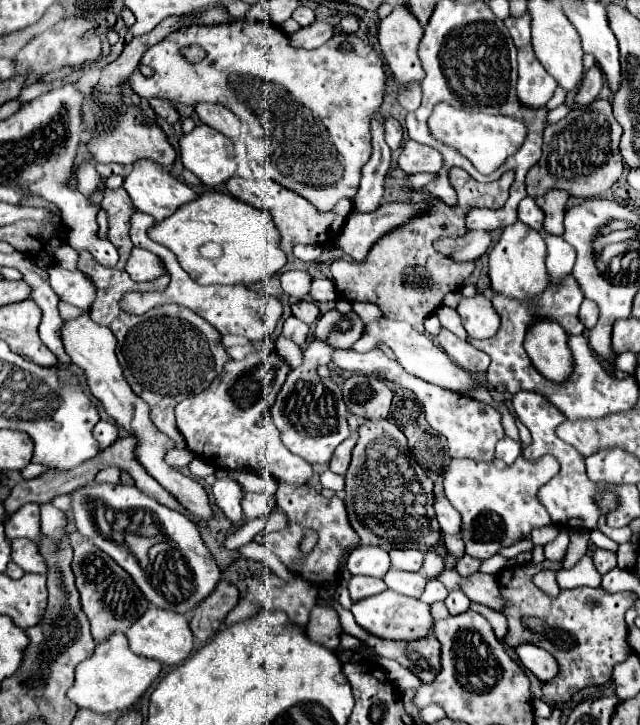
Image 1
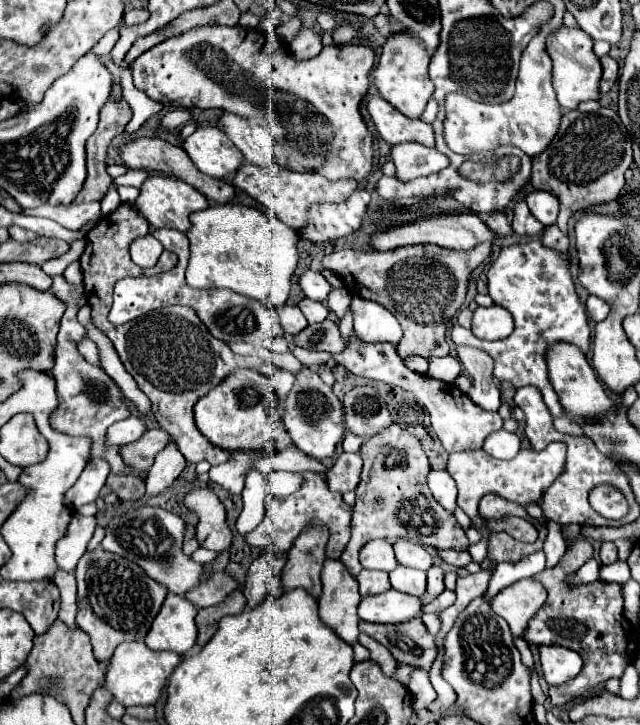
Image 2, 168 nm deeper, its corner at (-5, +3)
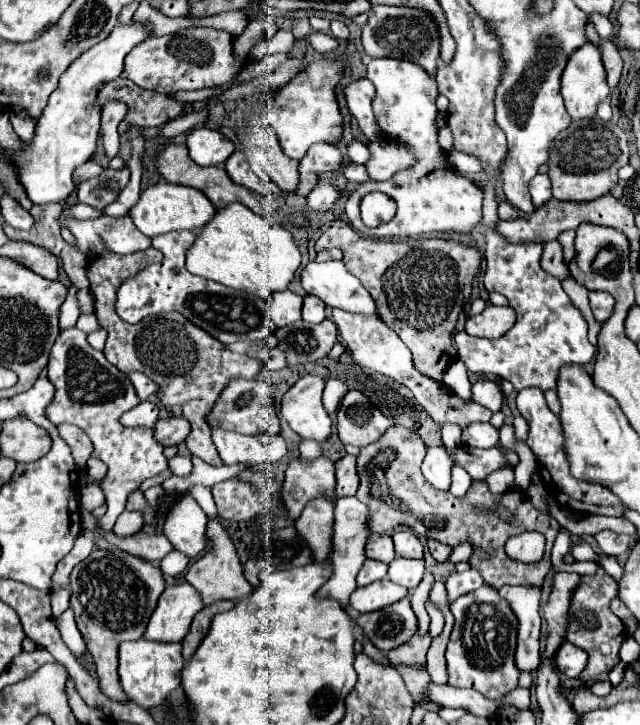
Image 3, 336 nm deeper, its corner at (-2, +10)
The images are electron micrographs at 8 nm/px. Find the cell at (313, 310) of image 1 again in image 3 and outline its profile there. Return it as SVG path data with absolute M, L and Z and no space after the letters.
M305 295L303 299L303 319L307 323L321 323L327 317L325 303L315 295Z

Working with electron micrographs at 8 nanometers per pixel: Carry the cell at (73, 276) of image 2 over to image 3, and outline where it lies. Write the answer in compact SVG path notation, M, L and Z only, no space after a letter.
M75 283L69 285L69 293L67 293L67 299L65 303L61 305L61 315L59 315L59 327L61 329L67 329L67 327L73 327L77 317L79 317L79 301L77 301L77 293L79 293L79 287Z

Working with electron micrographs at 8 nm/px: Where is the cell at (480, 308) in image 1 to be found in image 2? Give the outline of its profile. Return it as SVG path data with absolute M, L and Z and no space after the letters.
M490 306L490 308L476 308L474 320L472 320L472 332L474 336L482 340L502 340L510 336L514 330L514 318L506 308L502 306Z

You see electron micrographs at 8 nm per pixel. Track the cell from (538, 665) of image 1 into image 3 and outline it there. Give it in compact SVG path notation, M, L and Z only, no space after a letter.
M563 641L559 645L559 649L555 651L555 667L567 675L567 677L579 677L579 673L585 669L587 665L587 653L583 649L579 649L577 645L571 645L569 641Z

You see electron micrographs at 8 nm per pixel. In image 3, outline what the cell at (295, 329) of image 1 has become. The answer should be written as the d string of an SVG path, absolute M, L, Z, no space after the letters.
M279 291L271 299L269 317L271 317L271 321L275 321L277 327L289 325L289 323L301 319L301 305L303 305L303 297L295 295L293 291Z

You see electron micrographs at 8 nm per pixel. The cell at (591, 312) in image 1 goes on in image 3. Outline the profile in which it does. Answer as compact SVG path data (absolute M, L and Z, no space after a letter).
M593 291L593 293L589 293L589 301L591 301L591 311L593 311L597 321L609 319L609 315L613 311L613 305L615 305L615 299L609 293Z

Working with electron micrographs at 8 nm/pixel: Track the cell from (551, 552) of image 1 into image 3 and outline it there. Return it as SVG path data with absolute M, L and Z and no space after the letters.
M483 585L475 593L459 597L451 605L451 613L455 617L455 625L445 653L449 685L471 687L493 701L517 689L519 681L519 669L515 665L517 621L507 601L499 597L497 589Z

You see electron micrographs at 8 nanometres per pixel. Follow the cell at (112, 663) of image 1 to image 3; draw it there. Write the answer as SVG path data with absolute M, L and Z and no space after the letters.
M147 639L123 641L119 645L119 681L125 695L137 705L151 709L163 703L173 689L179 687L179 671L185 661L179 643L155 643Z

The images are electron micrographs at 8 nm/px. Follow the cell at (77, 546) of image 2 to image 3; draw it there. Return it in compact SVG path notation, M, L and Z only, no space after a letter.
M59 589L59 593L51 593L53 605L53 619L57 619L69 607L69 589Z

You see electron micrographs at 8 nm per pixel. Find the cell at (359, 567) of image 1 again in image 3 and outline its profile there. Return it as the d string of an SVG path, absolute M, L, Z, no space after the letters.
M375 535L375 537L371 537L367 541L367 545L365 545L365 555L367 555L367 559L391 563L395 559L395 549L393 549L391 537L389 535Z

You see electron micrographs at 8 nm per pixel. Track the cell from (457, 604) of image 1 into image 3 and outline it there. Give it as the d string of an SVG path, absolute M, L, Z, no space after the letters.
M469 569L469 571L463 571L463 573L455 571L455 573L449 575L449 579L447 579L445 585L447 585L449 603L453 603L457 597L479 589L483 585L483 579L481 579L479 571L475 571L475 569Z

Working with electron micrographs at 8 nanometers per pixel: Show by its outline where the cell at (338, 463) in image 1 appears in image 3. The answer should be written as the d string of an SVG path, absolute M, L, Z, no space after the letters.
M345 455L335 463L335 471L337 471L337 497L345 497L345 495L355 495L357 487L359 487L359 477L357 477L357 469L355 469L355 455Z

